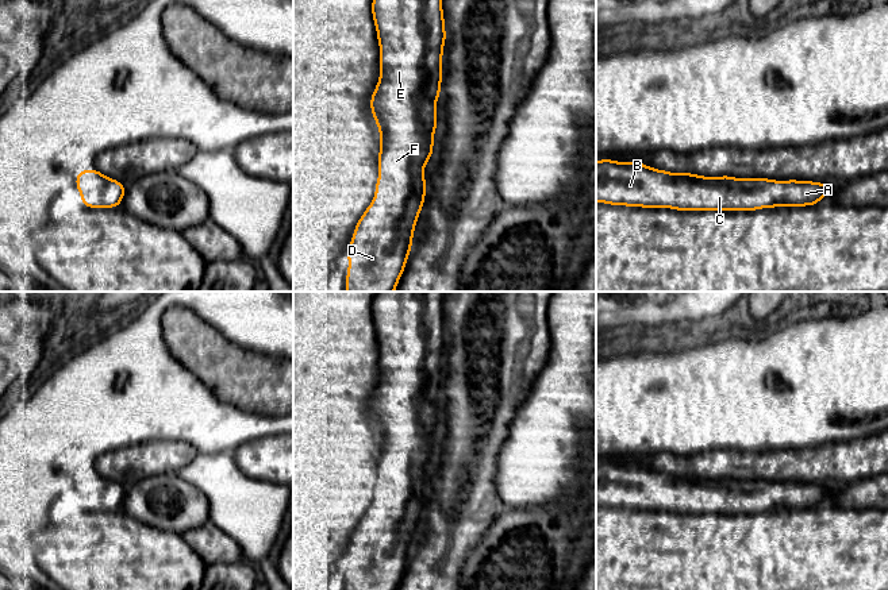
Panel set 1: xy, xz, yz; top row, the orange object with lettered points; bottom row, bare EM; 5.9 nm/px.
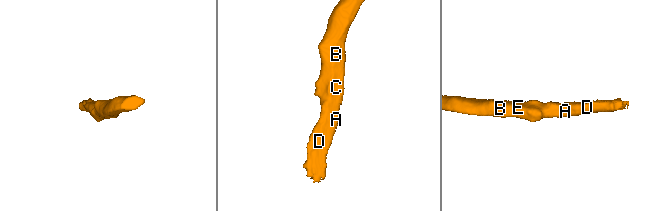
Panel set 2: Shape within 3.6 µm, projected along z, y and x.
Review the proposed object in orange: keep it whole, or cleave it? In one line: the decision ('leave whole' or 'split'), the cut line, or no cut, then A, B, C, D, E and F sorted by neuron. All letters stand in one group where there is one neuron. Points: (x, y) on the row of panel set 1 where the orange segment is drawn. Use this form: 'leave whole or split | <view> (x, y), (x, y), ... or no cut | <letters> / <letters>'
leave whole | no cut | A B C D E F

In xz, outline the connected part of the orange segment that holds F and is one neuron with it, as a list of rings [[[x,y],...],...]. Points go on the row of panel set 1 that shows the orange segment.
[[[372,0],[372,16],[380,46],[380,77],[369,103],[380,134],[378,178],[373,200],[357,221],[347,247],[346,292],[395,292],[407,266],[414,230],[427,192],[423,173],[424,165],[434,153],[437,101],[441,95],[442,57],[446,43],[442,0]]]

